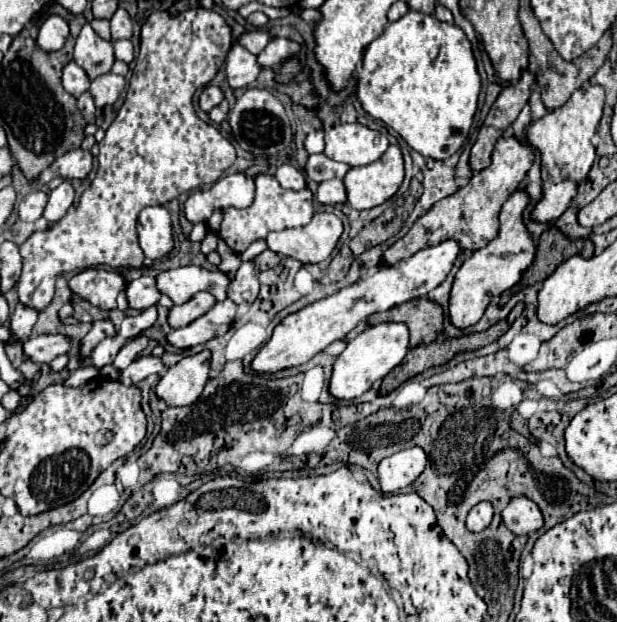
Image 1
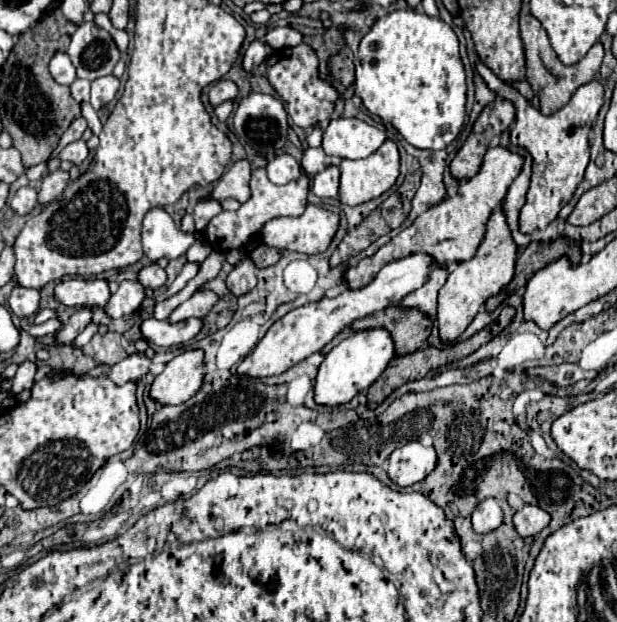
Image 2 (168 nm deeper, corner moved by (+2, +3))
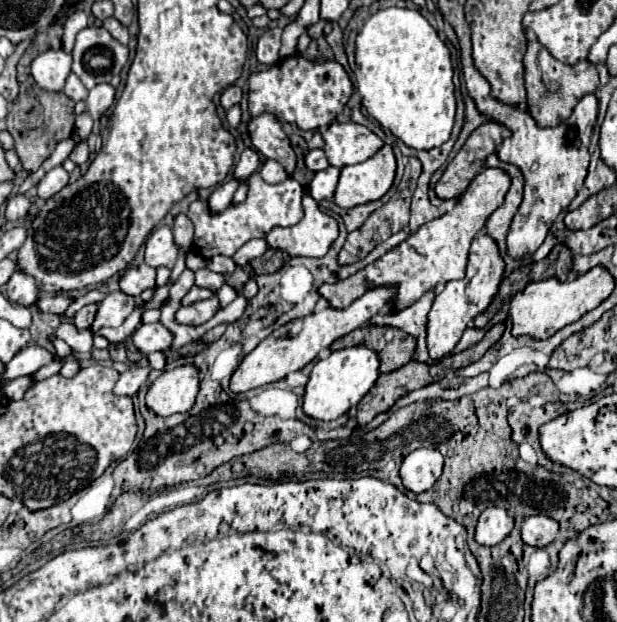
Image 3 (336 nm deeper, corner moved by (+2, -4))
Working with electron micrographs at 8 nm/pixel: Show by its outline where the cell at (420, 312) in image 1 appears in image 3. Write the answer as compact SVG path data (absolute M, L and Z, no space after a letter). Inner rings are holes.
M363 326L335 340L331 344L331 350L341 350L359 344L379 352L381 372L393 372L405 366L407 362L413 360L417 348L417 340L395 326Z

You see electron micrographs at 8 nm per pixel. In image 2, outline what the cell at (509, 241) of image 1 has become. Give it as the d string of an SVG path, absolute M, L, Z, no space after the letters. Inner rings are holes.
M495 211L489 221L487 221L487 231L485 237L469 261L461 261L453 267L453 271L447 277L447 283L439 289L439 299L437 299L437 325L439 325L439 339L443 343L453 343L473 321L477 315L479 307L493 295L497 295L511 279L513 279L513 269L515 269L515 257L517 257L517 247L511 239L507 221L503 211Z

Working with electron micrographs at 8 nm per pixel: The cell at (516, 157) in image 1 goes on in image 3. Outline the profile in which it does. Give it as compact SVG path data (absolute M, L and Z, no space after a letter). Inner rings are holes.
M485 168L477 174L467 190L461 194L455 208L427 224L423 224L415 234L405 238L399 246L389 250L385 256L375 260L373 264L365 266L363 270L355 272L347 280L335 284L323 284L319 294L329 300L333 308L347 308L351 302L361 298L367 290L383 284L397 284L399 292L393 300L395 308L405 308L419 300L425 292L433 290L437 284L445 284L449 280L459 280L465 276L469 246L475 234L485 226L487 218L503 204L507 188L511 186L511 176L501 168Z

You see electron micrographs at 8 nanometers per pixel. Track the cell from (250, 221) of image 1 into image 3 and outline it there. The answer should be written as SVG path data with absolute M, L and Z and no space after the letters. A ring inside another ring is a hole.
M253 172L249 176L249 192L247 192L247 200L243 204L229 206L225 212L221 212L217 216L211 216L207 212L207 204L203 200L195 200L189 206L187 216L195 224L193 242L197 242L197 246L201 246L201 256L207 260L217 254L233 256L245 242L249 242L253 238L265 238L265 234L273 226L297 224L303 218L301 198L303 198L303 186L297 180L287 178L283 184L271 186L259 176L259 172Z

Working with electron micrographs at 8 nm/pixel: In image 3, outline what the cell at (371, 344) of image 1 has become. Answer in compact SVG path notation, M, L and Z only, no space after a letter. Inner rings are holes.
M367 346L335 350L313 366L309 382L305 386L303 412L315 420L335 420L341 414L345 414L351 406L359 404L359 400L373 388L377 378L379 378L379 356L375 350Z

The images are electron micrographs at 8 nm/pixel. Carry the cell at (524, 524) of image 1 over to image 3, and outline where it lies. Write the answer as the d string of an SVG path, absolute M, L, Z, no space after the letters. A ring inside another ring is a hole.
M537 514L537 516L525 518L525 522L521 526L521 538L529 546L541 548L541 546L547 546L549 542L553 542L553 538L557 536L557 530L559 530L559 524L553 518Z

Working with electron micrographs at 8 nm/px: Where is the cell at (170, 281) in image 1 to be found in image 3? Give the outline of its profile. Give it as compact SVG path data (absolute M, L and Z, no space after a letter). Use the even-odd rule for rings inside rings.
M141 264L141 266L133 266L125 272L125 276L121 278L121 290L133 298L137 298L143 290L147 288L157 288L155 284L155 268Z

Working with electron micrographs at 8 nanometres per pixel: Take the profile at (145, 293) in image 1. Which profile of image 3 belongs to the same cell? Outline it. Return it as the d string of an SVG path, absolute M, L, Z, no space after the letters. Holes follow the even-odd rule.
M117 290L107 294L107 298L99 304L93 330L99 330L103 326L121 326L125 318L135 310L135 298L127 296L125 292Z

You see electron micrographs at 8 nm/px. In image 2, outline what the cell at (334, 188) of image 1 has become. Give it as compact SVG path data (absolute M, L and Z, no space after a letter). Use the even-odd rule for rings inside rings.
M331 165L323 173L317 173L311 181L311 191L317 197L337 197L339 195L339 169Z

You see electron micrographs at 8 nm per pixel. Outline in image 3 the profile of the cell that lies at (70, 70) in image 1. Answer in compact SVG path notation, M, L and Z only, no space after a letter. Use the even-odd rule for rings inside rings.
M47 50L31 62L31 76L37 86L49 92L59 92L71 74L71 54L63 50Z

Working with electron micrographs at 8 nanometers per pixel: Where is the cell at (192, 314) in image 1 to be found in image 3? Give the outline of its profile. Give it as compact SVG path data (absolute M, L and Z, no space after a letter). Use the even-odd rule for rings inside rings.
M213 296L209 300L201 300L191 306L181 306L177 310L175 318L179 324L203 324L209 318L213 318L217 310L219 310L219 300L217 300L217 296Z

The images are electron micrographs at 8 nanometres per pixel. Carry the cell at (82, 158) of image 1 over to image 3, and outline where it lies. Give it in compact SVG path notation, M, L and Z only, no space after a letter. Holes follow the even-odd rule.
M79 142L79 144L75 146L75 150L69 154L69 160L75 162L77 166L85 164L85 162L89 160L89 148L87 148L87 142Z

